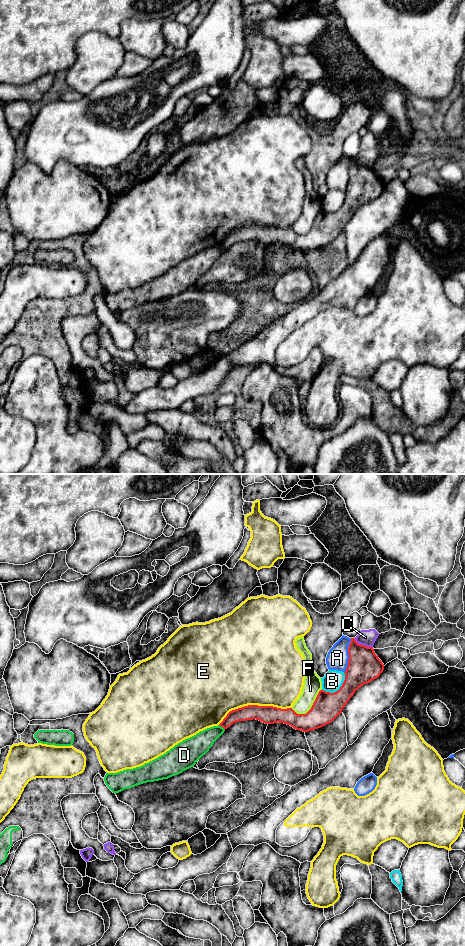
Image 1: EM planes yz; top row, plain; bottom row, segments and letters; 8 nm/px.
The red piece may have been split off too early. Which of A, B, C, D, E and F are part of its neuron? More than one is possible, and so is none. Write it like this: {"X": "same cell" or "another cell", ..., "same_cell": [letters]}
{"A": "another cell", "B": "another cell", "C": "another cell", "D": "another cell", "E": "another cell", "F": "another cell", "same_cell": []}

